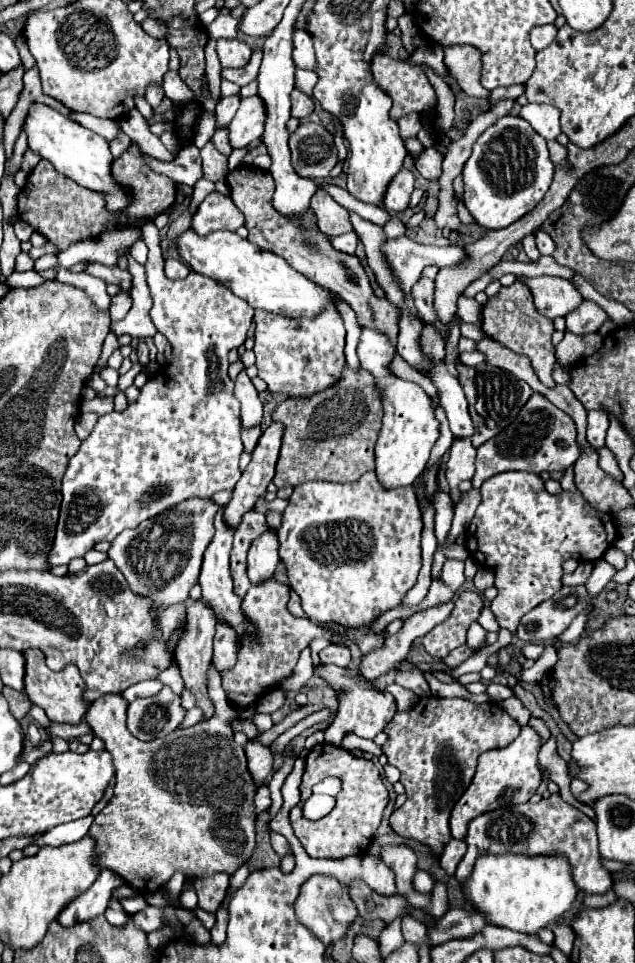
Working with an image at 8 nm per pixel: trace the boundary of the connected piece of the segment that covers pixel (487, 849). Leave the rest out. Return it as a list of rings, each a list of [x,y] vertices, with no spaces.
[[[552,793],[548,799],[542,799],[536,805],[524,803],[514,805],[512,809],[498,809],[476,817],[474,821],[470,821],[466,845],[468,853],[464,855],[456,871],[458,881],[466,881],[474,867],[474,861],[488,853],[526,853],[528,857],[558,853],[568,859],[572,879],[578,891],[584,891],[588,895],[604,895],[612,887],[612,875],[604,869],[600,861],[596,823],[582,811],[578,811],[574,805],[566,803],[560,793]]]

